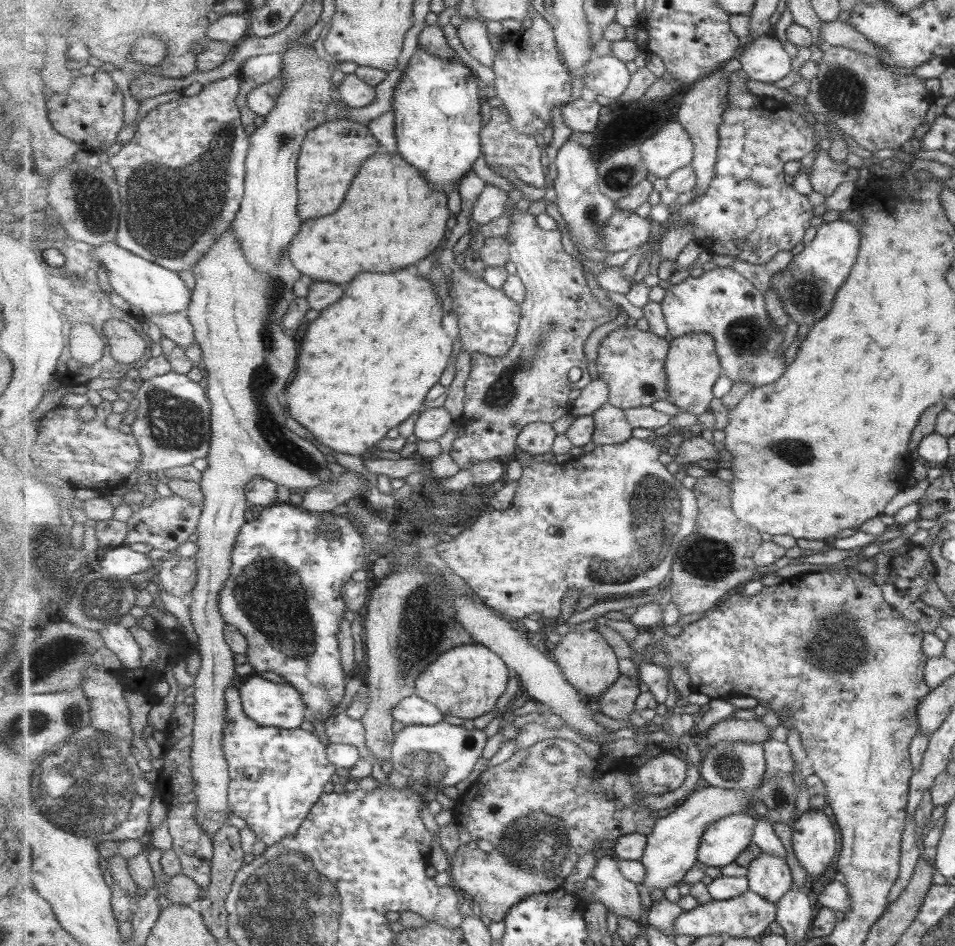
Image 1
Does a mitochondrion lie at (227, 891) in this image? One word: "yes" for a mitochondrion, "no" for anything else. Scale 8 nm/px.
yes

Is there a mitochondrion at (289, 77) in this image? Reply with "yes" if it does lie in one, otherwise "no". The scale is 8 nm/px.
no

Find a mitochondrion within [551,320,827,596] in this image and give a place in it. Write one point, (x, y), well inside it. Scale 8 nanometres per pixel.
(652, 508)

